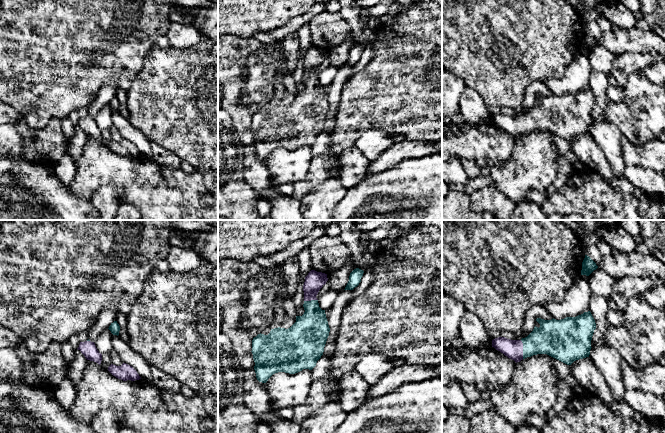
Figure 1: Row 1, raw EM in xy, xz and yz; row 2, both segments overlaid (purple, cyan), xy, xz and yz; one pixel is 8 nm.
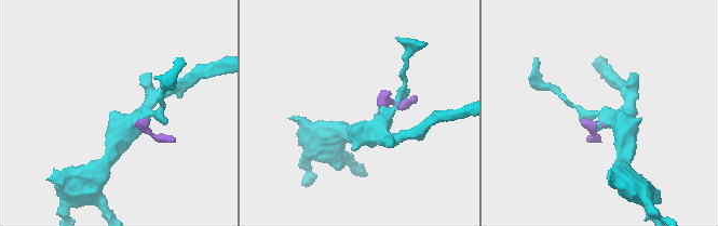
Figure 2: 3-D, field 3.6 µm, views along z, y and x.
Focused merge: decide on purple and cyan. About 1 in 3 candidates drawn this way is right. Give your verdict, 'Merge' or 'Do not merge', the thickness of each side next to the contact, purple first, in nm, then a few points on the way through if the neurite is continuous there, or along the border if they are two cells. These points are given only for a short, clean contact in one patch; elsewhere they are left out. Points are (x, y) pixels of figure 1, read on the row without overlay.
Merge. Thickness 160 nm (purple) against 260 nm. Path across: yz (513, 125), (522, 125), (541, 116), (551, 114)

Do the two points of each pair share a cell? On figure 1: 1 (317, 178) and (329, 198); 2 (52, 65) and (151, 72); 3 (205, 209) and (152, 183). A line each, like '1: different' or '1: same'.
1: different
2: different
3: same

